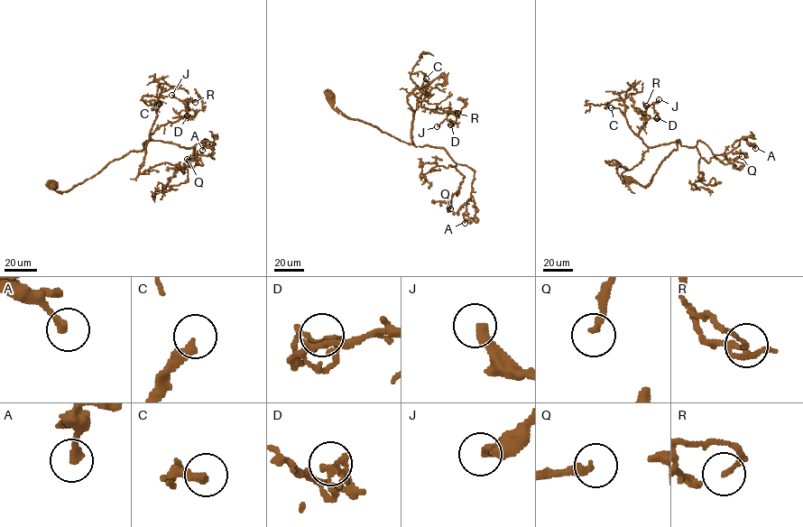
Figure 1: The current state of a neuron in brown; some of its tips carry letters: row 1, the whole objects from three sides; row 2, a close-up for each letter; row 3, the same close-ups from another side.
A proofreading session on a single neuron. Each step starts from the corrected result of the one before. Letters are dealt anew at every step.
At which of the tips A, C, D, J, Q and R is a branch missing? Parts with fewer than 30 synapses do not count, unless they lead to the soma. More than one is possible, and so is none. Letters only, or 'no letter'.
C, J

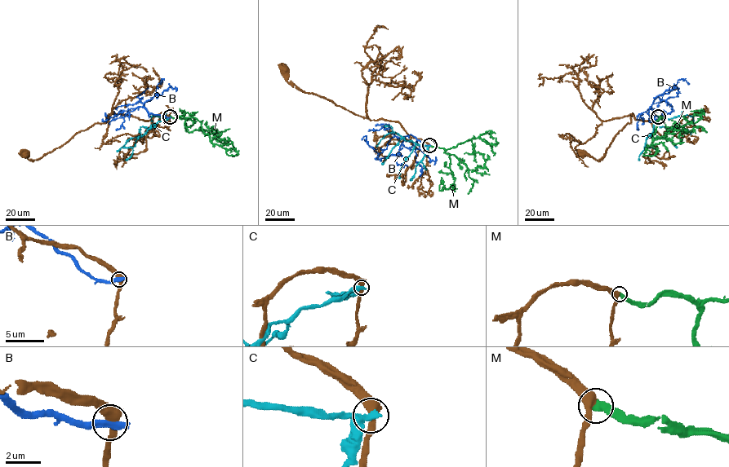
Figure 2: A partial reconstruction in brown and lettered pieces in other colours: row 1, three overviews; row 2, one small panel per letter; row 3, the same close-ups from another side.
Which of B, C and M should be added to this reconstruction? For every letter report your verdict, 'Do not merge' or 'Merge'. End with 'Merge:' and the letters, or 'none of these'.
B: Do not merge
C: Do not merge
M: Merge
Merge: M

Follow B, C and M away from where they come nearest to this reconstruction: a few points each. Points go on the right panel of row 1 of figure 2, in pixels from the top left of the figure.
B: (658, 116), (647, 113), (651, 107), (649, 108), (666, 113), (659, 118), (649, 120), (650, 121), (651, 118)
C: (659, 117), (653, 132), (646, 139), (645, 147), (660, 151)
M: (658, 116), (663, 117), (657, 121), (652, 141), (664, 138), (681, 143), (679, 136), (683, 136)

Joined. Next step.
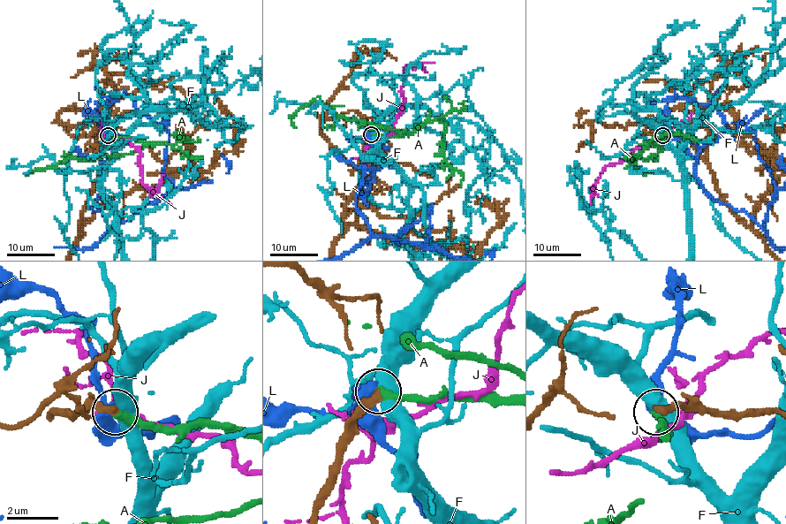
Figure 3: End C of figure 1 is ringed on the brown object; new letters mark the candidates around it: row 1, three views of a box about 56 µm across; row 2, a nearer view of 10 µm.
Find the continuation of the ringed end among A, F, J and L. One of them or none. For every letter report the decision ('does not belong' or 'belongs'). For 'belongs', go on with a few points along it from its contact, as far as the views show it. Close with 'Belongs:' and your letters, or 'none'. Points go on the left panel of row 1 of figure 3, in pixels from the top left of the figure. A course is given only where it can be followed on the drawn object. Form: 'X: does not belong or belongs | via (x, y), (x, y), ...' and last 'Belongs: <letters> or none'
A: belongs | via (109, 135), (136, 138), (146, 145), (127, 155), (68, 159), (32, 171)
F: does not belong
J: does not belong
L: does not belong
Belongs: A

